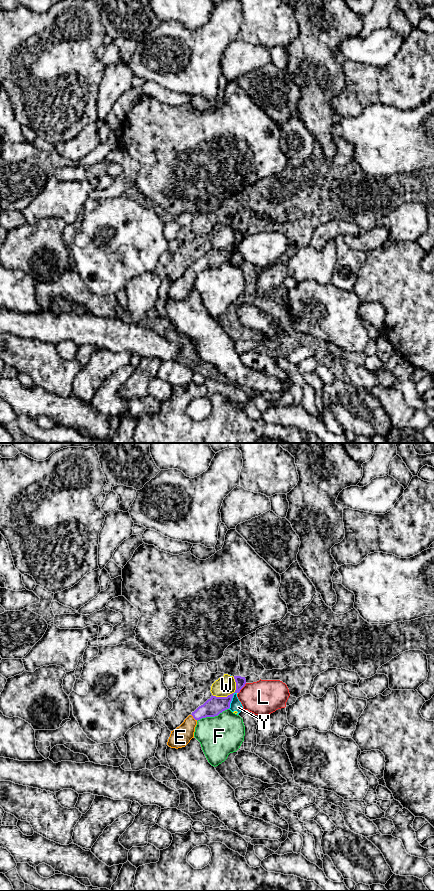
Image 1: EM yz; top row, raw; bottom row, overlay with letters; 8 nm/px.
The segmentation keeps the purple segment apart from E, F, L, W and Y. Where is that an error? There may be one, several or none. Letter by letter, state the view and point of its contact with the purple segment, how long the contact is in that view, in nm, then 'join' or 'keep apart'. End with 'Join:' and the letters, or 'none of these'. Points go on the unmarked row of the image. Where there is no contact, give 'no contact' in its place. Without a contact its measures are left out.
E: contact yz (194, 270); length 80 nm; join
F: contact yz (212, 268); length 280 nm; keep apart
L: contact yz (242, 239); length 110 nm; keep apart
W: contact yz (230, 246); length 240 nm; keep apart
Y: contact yz (231, 252); length 150 nm; keep apart
Join: E

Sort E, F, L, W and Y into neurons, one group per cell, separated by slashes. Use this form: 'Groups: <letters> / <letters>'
Groups: E / F / L / W Y

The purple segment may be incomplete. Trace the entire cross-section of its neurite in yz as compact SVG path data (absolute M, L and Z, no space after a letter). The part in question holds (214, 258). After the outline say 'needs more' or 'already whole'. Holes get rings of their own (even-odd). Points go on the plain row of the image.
M234 245L227 249L211 248L203 257L199 258L184 274L171 283L167 297L171 300L185 299L192 290L194 290L197 273L206 269L218 268L223 263L230 260Z; needs more

